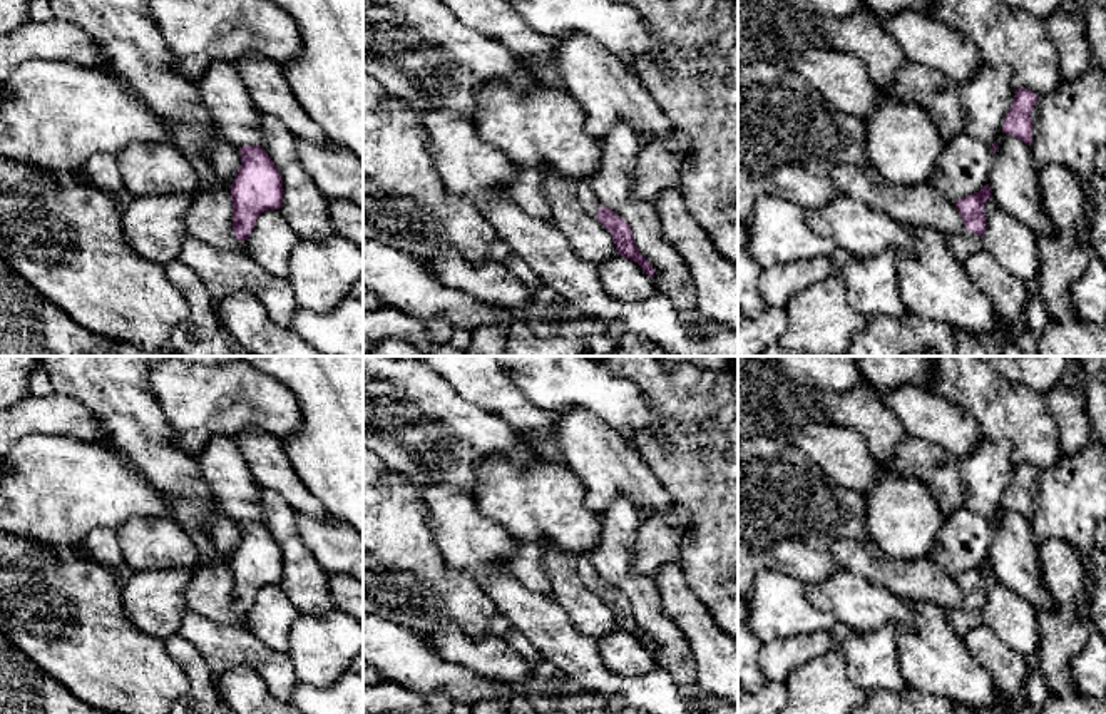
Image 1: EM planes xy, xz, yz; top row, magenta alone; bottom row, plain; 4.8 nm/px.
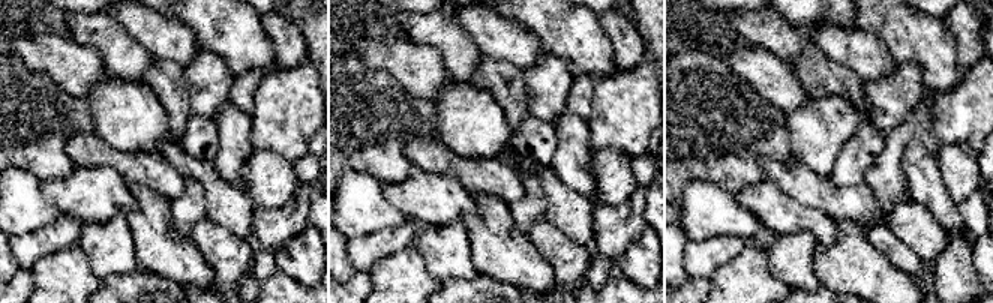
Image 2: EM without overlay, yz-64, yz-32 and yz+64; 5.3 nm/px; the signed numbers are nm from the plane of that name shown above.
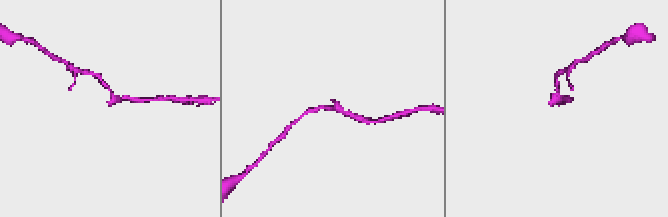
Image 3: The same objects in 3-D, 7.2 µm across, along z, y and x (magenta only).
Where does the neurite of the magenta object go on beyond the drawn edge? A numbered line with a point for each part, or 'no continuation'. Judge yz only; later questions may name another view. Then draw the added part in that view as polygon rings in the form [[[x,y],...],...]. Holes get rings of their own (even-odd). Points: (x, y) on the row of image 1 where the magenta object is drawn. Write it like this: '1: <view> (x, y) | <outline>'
1: yz (964, 243) | [[[964,227],[959,234],[949,234],[944,237],[949,249],[957,258],[965,258],[982,249],[982,237]]]

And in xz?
1: xz (589, 201) | [[[579,179],[572,182],[572,192],[579,199],[581,206],[592,216],[596,217],[599,212],[599,207],[602,202],[599,197],[594,194],[591,189],[589,182],[586,179]]]

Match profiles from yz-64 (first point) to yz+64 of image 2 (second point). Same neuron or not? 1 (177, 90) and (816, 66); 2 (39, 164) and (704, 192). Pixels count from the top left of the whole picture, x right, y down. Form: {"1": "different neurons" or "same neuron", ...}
{"1": "same neuron", "2": "different neurons"}

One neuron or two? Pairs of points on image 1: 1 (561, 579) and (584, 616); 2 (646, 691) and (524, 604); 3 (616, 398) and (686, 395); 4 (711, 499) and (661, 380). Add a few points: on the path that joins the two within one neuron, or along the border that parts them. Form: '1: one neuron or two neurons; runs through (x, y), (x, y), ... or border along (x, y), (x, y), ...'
1: one neuron; runs through (568, 587), (584, 607)
2: one neuron; runs through (616, 686), (599, 679), (554, 634)
3: two neurons; border along (613, 373), (629, 378), (638, 387), (663, 432)
4: one neuron; runs through (711, 469), (708, 443), (696, 432), (690, 410)

